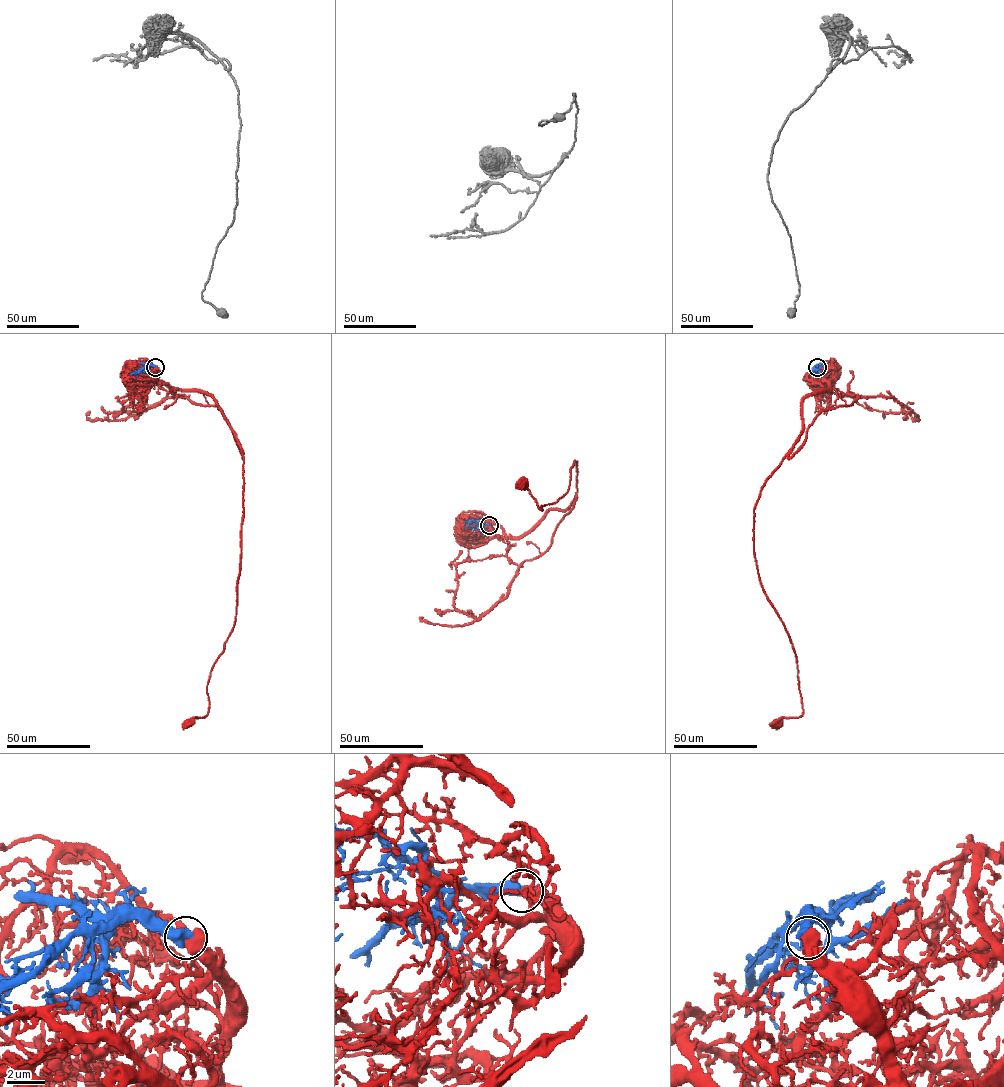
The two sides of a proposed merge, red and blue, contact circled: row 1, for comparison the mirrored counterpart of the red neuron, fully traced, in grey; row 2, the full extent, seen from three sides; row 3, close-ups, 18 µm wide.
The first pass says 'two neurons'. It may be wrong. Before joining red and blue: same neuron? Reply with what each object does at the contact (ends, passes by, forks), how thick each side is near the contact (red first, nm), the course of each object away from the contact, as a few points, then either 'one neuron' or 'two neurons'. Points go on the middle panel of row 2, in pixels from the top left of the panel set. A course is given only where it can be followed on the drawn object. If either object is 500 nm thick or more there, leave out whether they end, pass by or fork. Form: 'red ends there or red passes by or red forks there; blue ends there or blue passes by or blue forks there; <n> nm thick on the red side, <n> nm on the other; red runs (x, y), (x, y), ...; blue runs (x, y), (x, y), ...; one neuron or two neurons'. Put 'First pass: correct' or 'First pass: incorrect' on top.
First pass: incorrect
550 nm thick on the red side, 650 nm on the other; red runs (489, 524), (521, 537), (565, 510), (576, 461), (568, 490), (541, 510), (520, 484); blue runs (489, 524), (470, 520), (473, 528); one neuron

